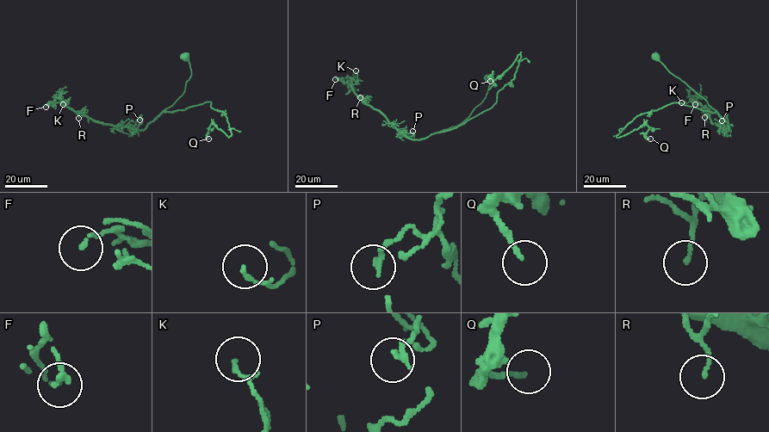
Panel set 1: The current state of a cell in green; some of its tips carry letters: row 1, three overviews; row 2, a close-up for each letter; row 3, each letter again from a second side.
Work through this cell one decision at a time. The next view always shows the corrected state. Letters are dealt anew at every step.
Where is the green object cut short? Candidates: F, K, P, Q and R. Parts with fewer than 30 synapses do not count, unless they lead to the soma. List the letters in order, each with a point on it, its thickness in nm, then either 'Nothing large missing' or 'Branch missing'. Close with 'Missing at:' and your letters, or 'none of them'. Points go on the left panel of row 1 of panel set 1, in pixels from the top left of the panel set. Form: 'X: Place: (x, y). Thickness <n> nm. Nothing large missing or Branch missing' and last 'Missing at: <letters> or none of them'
F: Place: (46, 107). Thickness 130 nm. Nothing large missing
K: Place: (63, 104). Thickness 90 nm. Nothing large missing
P: Place: (139, 120). Thickness 110 nm. Nothing large missing
Q: Place: (208, 138). Thickness 140 nm. Nothing large missing
R: Place: (78, 118). Thickness 110 nm. Nothing large missing
Missing at: none of them

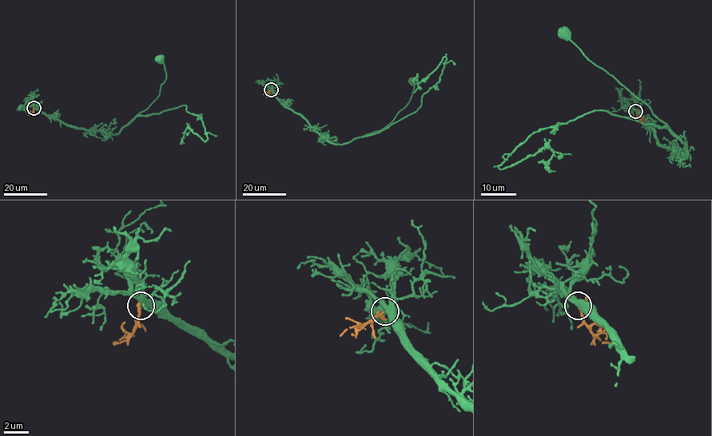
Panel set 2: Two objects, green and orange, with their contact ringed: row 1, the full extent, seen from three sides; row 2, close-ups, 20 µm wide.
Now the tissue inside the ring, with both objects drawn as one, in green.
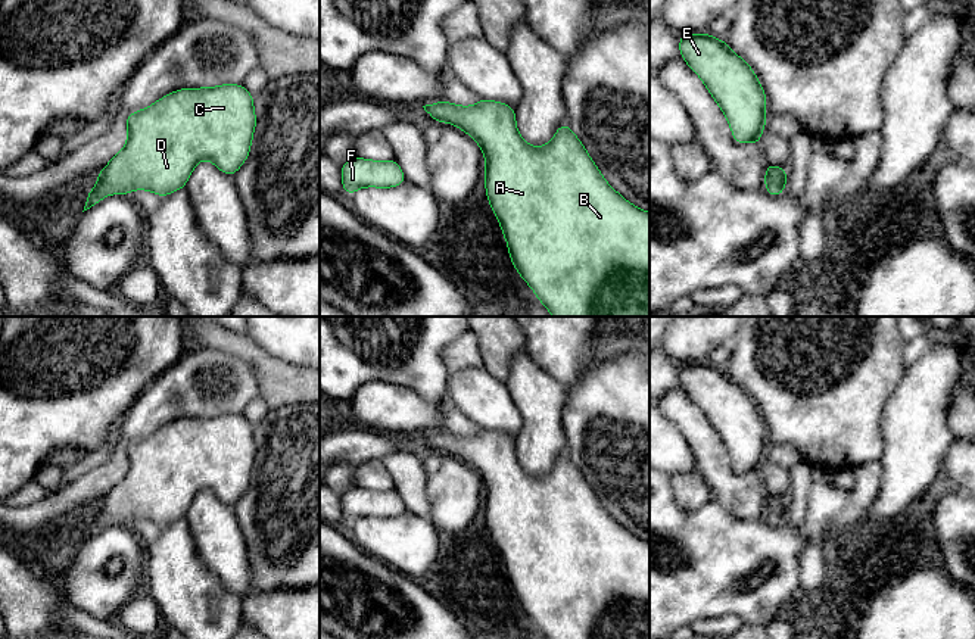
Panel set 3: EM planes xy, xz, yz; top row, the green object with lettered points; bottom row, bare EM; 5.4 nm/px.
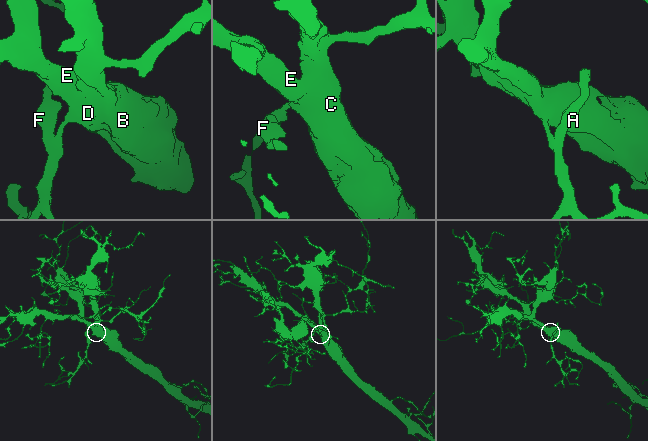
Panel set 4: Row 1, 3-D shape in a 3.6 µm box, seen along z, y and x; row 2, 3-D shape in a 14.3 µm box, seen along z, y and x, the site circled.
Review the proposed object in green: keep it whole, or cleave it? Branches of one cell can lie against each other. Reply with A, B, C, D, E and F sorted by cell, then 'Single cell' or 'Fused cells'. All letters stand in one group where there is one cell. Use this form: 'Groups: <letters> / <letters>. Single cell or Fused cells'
Groups: A B C D E F. Single cell

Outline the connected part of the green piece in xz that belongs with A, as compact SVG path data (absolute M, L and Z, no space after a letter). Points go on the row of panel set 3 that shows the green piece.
M479 99L474 106L458 106L451 102L434 102L423 106L434 122L448 122L465 131L482 149L486 162L485 188L490 208L501 225L504 240L508 243L513 266L535 292L539 302L552 317L650 317L650 212L639 209L617 193L602 177L598 166L586 152L583 143L569 128L561 124L554 138L542 147L533 147L523 140L515 124L515 109L504 102Z

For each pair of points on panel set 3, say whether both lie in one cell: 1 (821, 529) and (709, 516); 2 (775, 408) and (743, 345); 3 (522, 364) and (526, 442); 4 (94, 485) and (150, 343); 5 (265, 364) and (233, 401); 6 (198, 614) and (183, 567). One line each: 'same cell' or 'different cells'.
1: same cell
2: same cell
3: same cell
4: different cells
5: different cells
6: same cell

